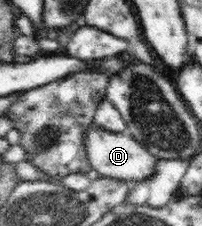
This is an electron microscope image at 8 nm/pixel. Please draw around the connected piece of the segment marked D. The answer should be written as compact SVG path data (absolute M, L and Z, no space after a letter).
M91 124L83 132L82 141L91 166L98 171L100 177L111 177L134 184L154 175L157 157L146 151L146 148L126 131L106 131L105 128L97 127L97 124Z

